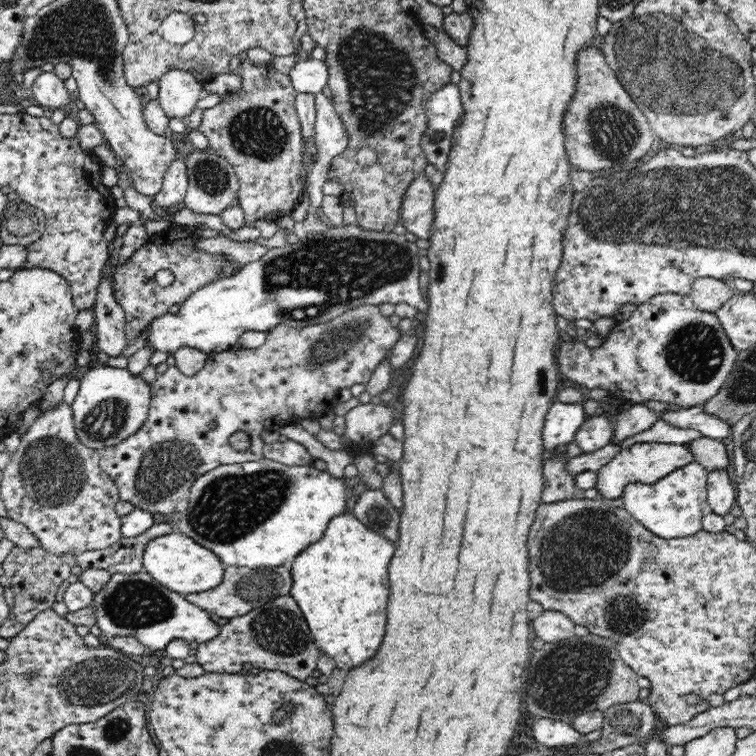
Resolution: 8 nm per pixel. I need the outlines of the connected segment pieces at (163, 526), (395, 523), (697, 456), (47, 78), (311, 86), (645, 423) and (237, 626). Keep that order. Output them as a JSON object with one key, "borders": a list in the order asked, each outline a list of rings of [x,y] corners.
{"borders":[[[[165,519],[156,521],[143,534],[133,538],[121,538],[112,547],[87,551],[72,558],[72,564],[78,565],[81,569],[98,569],[110,572],[110,575],[138,574],[144,571],[143,554],[148,546],[160,536],[171,534],[175,530],[175,525],[170,524]]],[[[366,489],[357,496],[353,516],[368,529],[392,543],[400,536],[401,512],[386,499],[383,489]]],[[[701,436],[691,443],[687,443],[693,460],[704,466],[708,472],[728,468],[728,452],[726,446],[720,439],[713,439],[708,436]]],[[[42,71],[35,80],[31,90],[39,106],[54,110],[67,106],[72,100],[72,94],[68,94],[64,80],[57,74]]],[[[305,57],[302,61],[297,61],[287,72],[297,94],[312,93],[315,96],[328,86],[328,67],[322,60]]],[[[636,403],[628,410],[616,414],[612,420],[614,422],[614,438],[610,443],[619,443],[621,440],[629,439],[639,432],[648,430],[658,418],[652,408],[644,403]]],[[[276,597],[269,603],[253,608],[244,616],[229,619],[220,627],[214,640],[193,647],[196,662],[205,673],[238,674],[246,666],[262,670],[280,671],[304,681],[317,669],[322,655],[312,639],[311,630],[294,597]]]]}

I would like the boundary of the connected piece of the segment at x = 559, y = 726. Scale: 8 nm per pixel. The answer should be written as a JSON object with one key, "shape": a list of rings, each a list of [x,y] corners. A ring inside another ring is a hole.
{"shape":[[[536,718],[531,734],[542,747],[550,748],[572,746],[582,738],[582,734],[574,730],[570,722],[551,718],[540,718],[540,720]]]}

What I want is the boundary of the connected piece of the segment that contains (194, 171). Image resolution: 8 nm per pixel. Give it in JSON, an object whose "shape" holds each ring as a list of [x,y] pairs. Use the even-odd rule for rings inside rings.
{"shape":[[[191,147],[185,151],[188,186],[182,204],[194,212],[210,215],[220,215],[225,208],[228,208],[228,205],[237,204],[239,182],[228,160],[209,149],[199,150]]]}

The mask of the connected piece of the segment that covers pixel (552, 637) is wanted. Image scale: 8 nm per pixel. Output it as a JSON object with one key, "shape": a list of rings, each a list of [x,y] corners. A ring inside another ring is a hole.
{"shape":[[[544,611],[532,621],[538,638],[545,643],[556,643],[575,636],[575,624],[561,612]]]}

